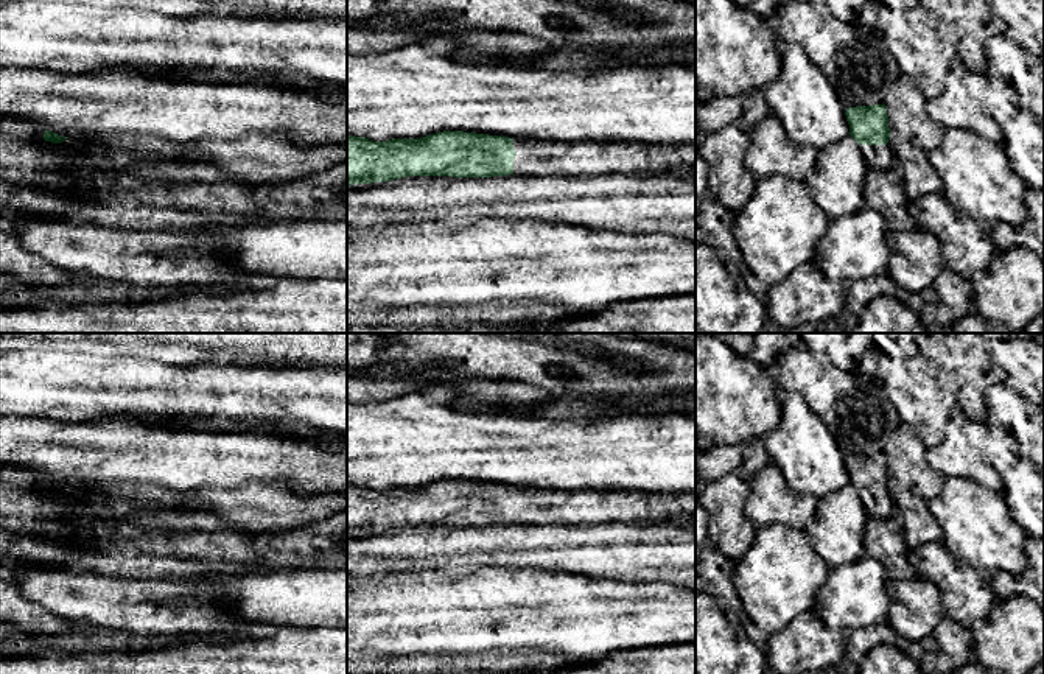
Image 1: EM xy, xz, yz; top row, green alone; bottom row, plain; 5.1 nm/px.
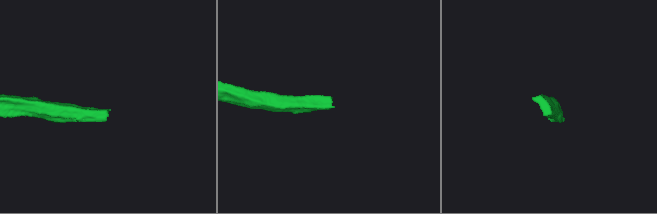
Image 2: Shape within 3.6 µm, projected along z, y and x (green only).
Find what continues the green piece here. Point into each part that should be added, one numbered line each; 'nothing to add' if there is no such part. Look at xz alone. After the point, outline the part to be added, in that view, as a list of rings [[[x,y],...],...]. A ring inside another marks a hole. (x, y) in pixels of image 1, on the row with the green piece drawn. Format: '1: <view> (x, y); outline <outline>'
1: xz (534, 157); outline [[[513,139],[513,149],[513,176],[647,176],[695,170],[695,143]]]

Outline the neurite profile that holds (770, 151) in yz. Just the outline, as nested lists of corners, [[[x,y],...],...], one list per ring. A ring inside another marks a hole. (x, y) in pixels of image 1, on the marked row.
[[[769,114],[748,134],[742,165],[755,181],[781,174],[803,182],[814,171],[817,157],[818,149],[792,143],[779,121]]]

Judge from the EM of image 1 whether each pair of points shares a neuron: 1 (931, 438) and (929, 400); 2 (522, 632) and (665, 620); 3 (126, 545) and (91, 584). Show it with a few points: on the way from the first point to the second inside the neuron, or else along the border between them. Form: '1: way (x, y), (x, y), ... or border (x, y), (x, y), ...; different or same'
1: way (931, 428), (929, 410); same
2: way (557, 629), (568, 620), (629, 620); same
3: border (94, 570), (103, 575), (136, 579); different

